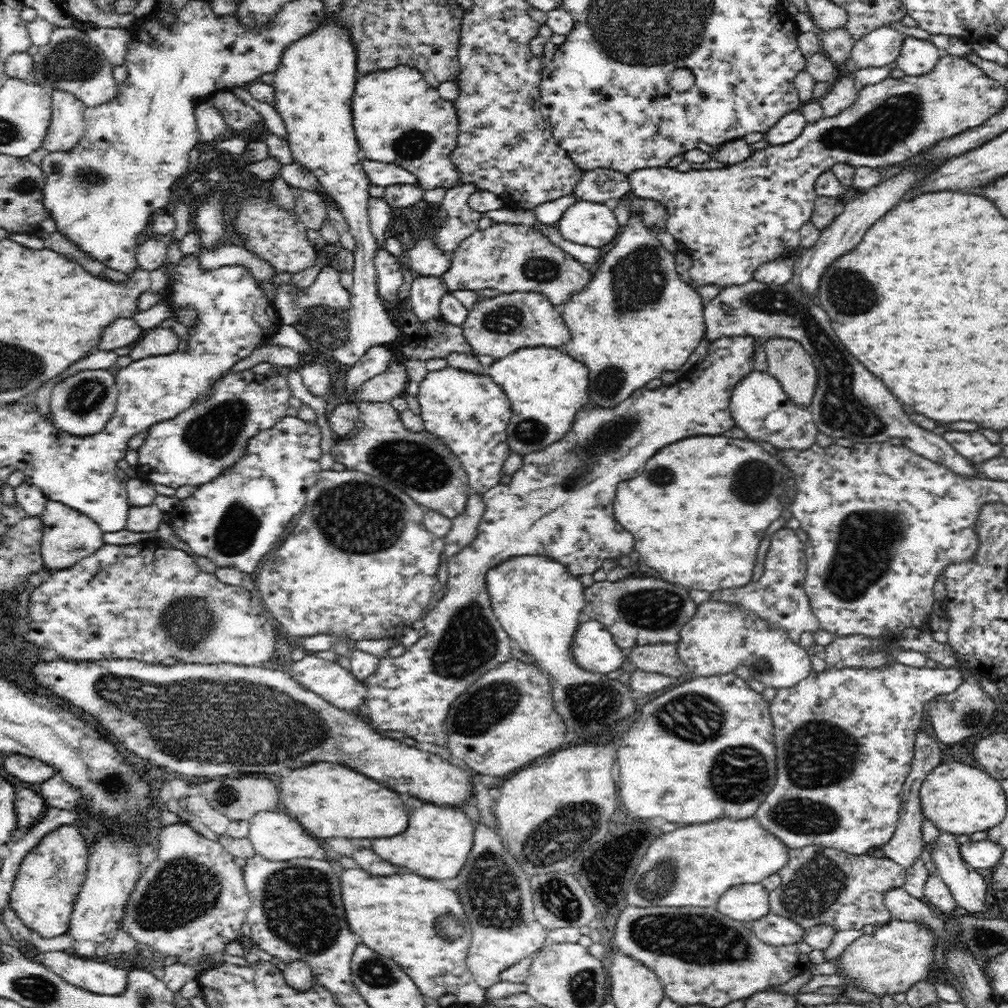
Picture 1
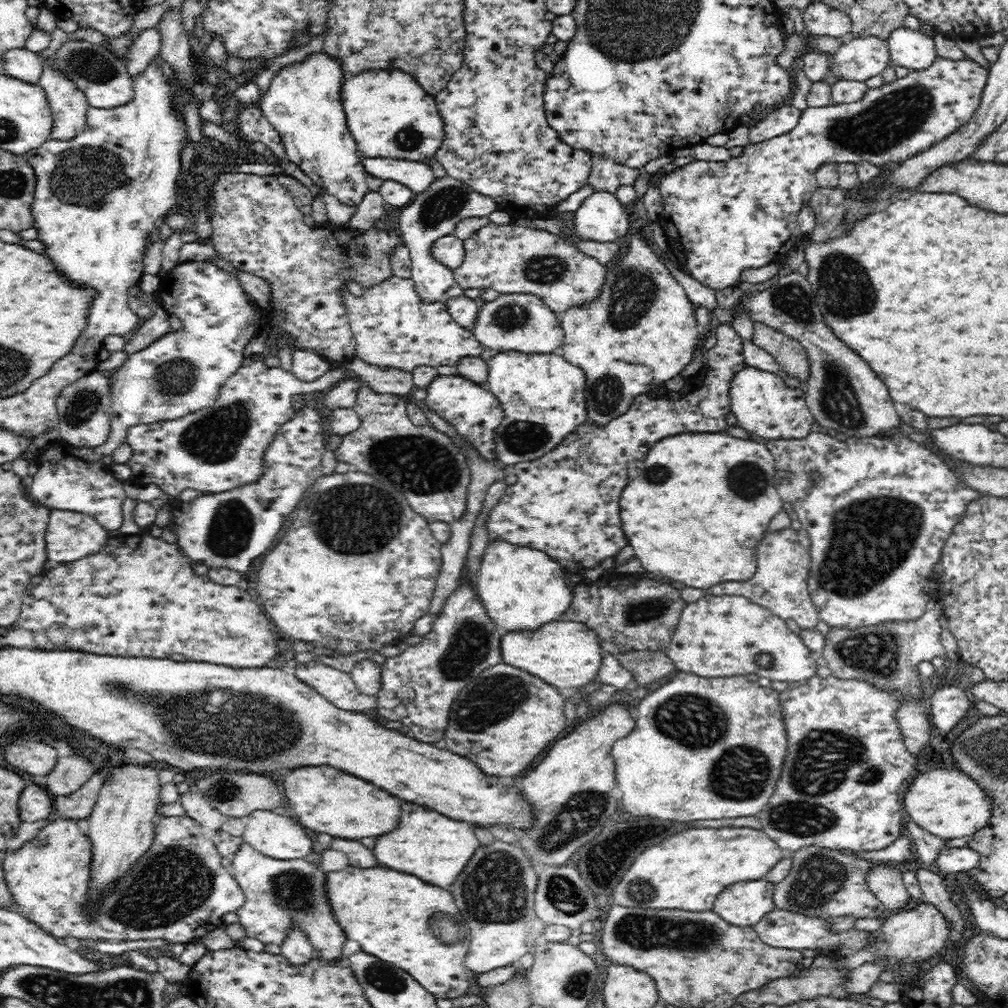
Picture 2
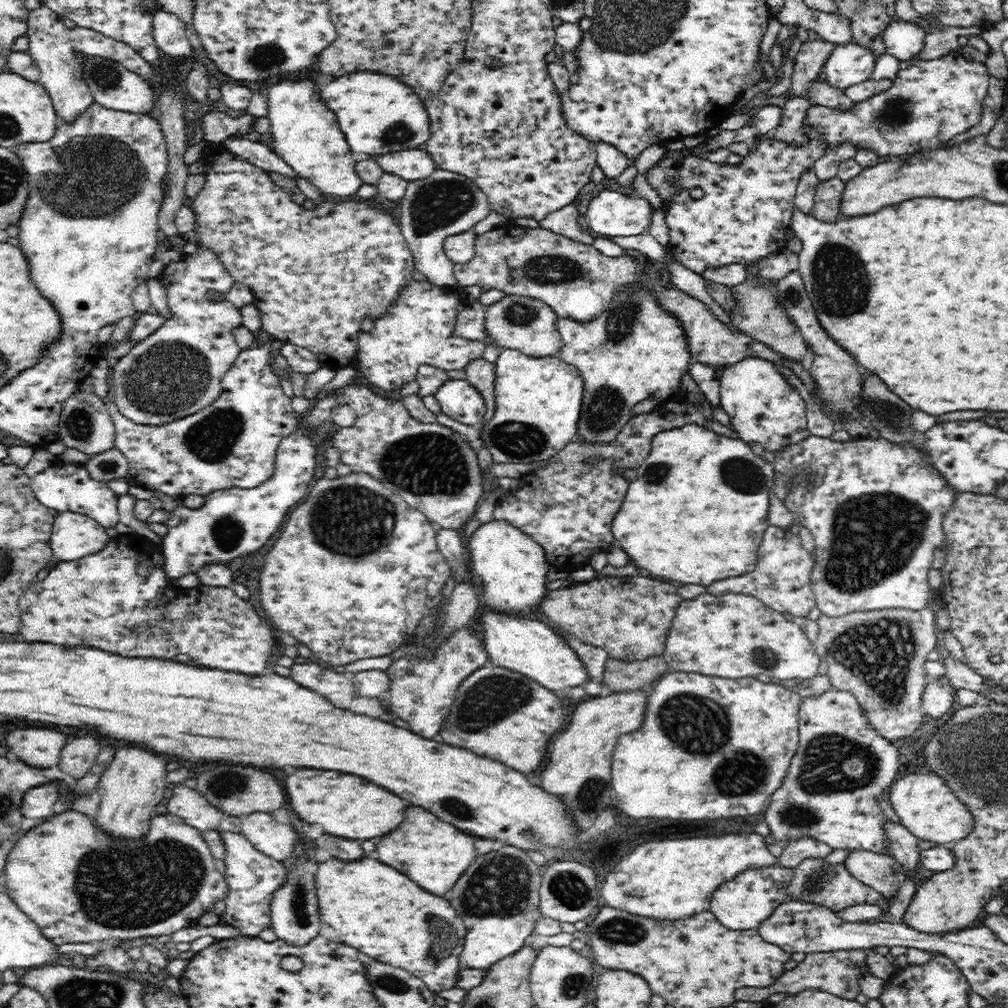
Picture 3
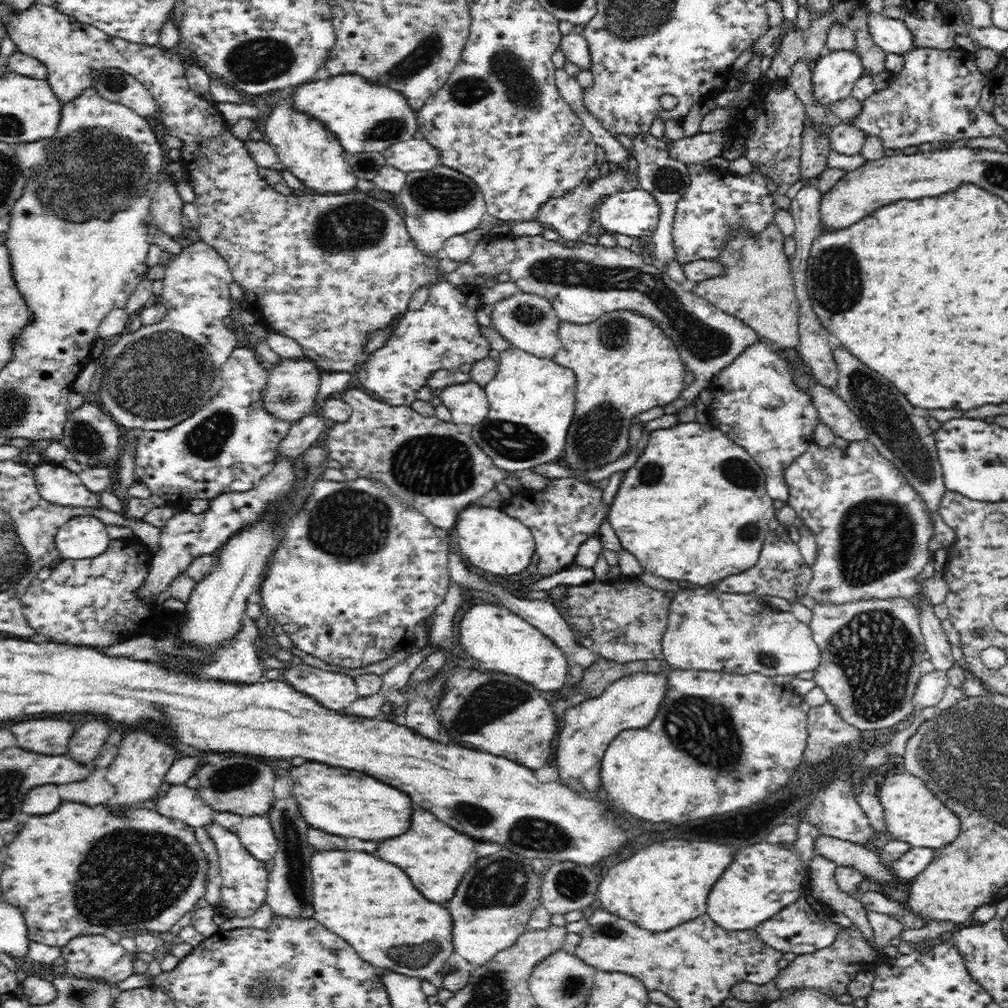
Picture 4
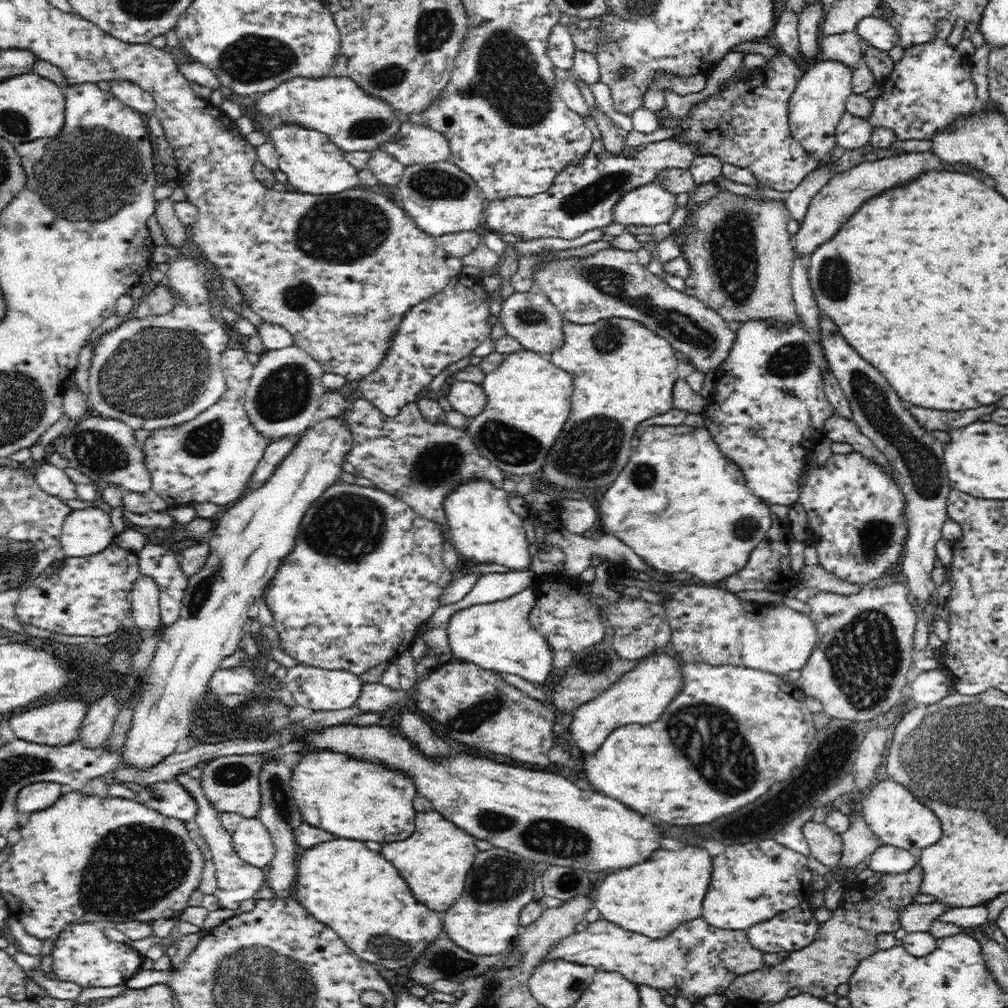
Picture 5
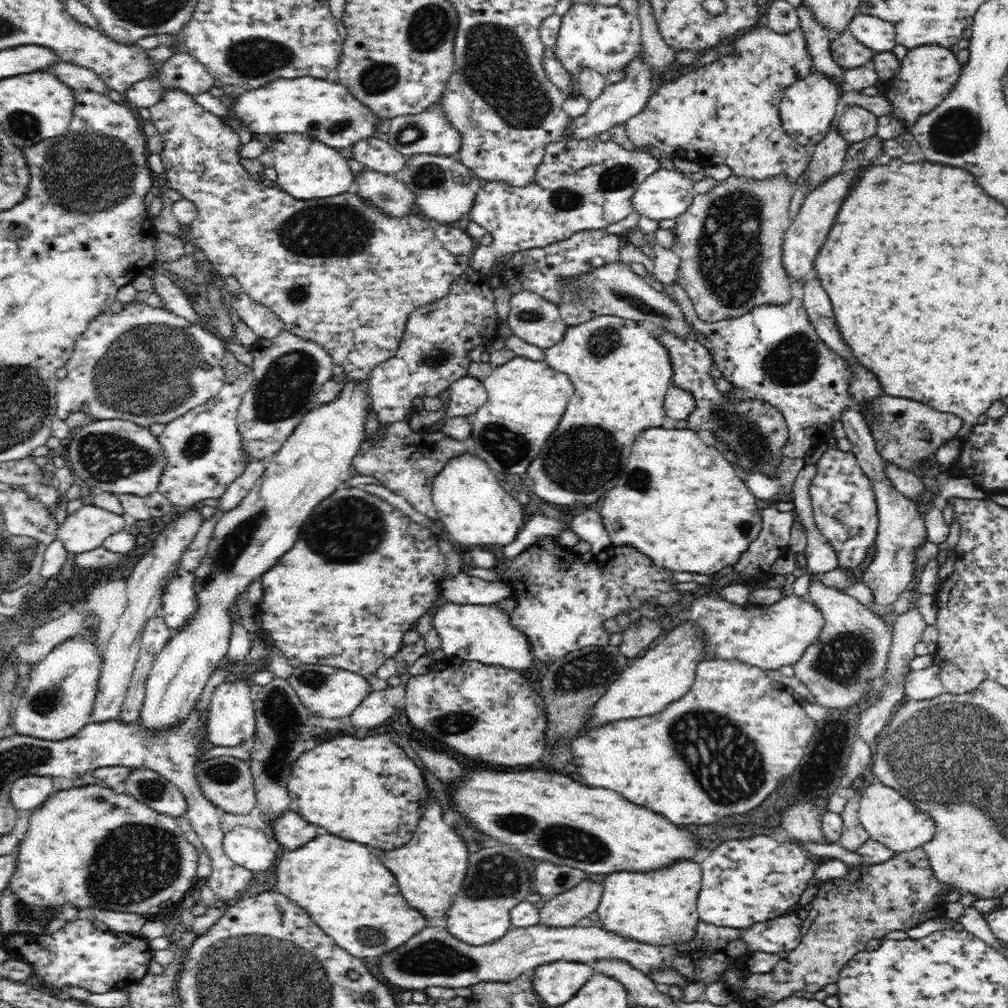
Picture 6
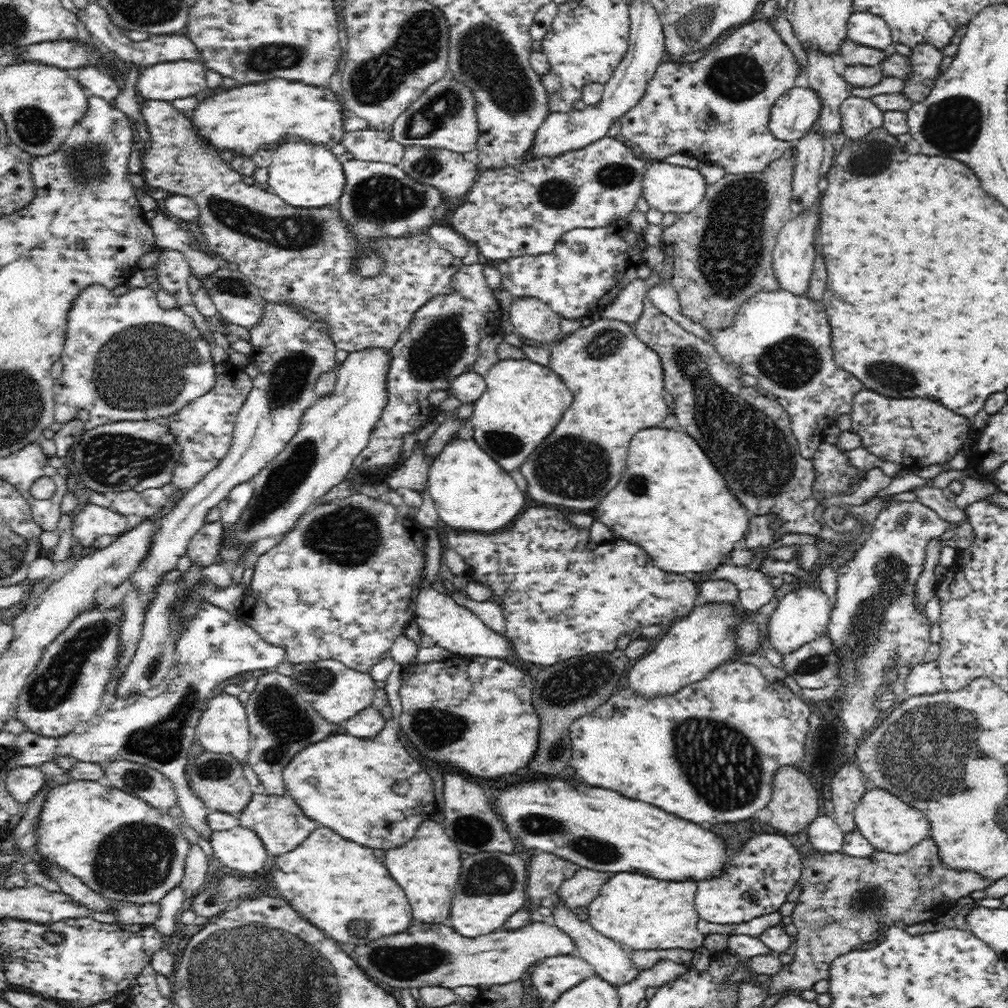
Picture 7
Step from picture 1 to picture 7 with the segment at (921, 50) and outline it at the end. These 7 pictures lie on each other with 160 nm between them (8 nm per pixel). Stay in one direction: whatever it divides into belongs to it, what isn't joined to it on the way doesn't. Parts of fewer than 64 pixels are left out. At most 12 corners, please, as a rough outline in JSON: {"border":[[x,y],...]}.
{"border":[[853,12],[847,37],[883,51],[893,49],[892,31],[880,16]]}

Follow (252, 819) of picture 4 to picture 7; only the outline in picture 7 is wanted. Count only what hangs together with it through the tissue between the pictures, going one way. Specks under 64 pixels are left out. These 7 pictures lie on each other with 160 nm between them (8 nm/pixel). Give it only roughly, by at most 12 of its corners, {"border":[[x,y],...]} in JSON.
{"border":[[238,824],[210,834],[216,860],[244,874],[267,873],[266,847]]}

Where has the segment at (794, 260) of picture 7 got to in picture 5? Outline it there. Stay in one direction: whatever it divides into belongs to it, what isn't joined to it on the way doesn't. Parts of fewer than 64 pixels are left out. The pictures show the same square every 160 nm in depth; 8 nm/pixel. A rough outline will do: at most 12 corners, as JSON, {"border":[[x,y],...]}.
{"border":[[930,151],[861,163],[812,197],[792,236],[807,261],[872,196],[920,172],[950,170]]}

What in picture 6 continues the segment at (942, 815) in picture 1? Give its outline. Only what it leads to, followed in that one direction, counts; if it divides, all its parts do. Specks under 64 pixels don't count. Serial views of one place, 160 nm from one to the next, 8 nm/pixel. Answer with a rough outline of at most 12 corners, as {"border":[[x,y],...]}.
{"border":[[884,783],[860,786],[858,818],[897,853],[932,840],[932,817]]}

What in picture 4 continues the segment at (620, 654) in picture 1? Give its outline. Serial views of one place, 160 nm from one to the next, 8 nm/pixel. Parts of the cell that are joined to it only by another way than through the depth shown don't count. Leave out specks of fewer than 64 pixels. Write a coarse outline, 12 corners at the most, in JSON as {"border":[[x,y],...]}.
{"border":[[471,607],[460,644],[489,671],[548,692],[570,663],[508,608]]}

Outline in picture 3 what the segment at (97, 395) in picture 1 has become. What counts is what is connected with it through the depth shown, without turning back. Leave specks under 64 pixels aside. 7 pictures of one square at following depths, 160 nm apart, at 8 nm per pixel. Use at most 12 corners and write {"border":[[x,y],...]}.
{"border":[[94,391],[64,401],[59,434],[91,456],[115,446],[115,426]]}

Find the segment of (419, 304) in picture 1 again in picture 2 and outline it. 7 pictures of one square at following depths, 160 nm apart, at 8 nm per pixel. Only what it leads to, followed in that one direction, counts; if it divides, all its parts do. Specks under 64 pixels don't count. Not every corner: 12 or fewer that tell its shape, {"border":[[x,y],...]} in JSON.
{"border":[[456,178],[415,194],[399,217],[411,279],[426,301],[463,294],[432,246],[497,210]]}

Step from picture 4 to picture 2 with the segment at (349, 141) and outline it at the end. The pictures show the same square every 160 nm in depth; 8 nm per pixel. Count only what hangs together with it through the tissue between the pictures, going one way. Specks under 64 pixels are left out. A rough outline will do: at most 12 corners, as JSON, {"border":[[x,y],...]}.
{"border":[[396,69],[345,79],[362,157],[434,158],[434,96]]}

